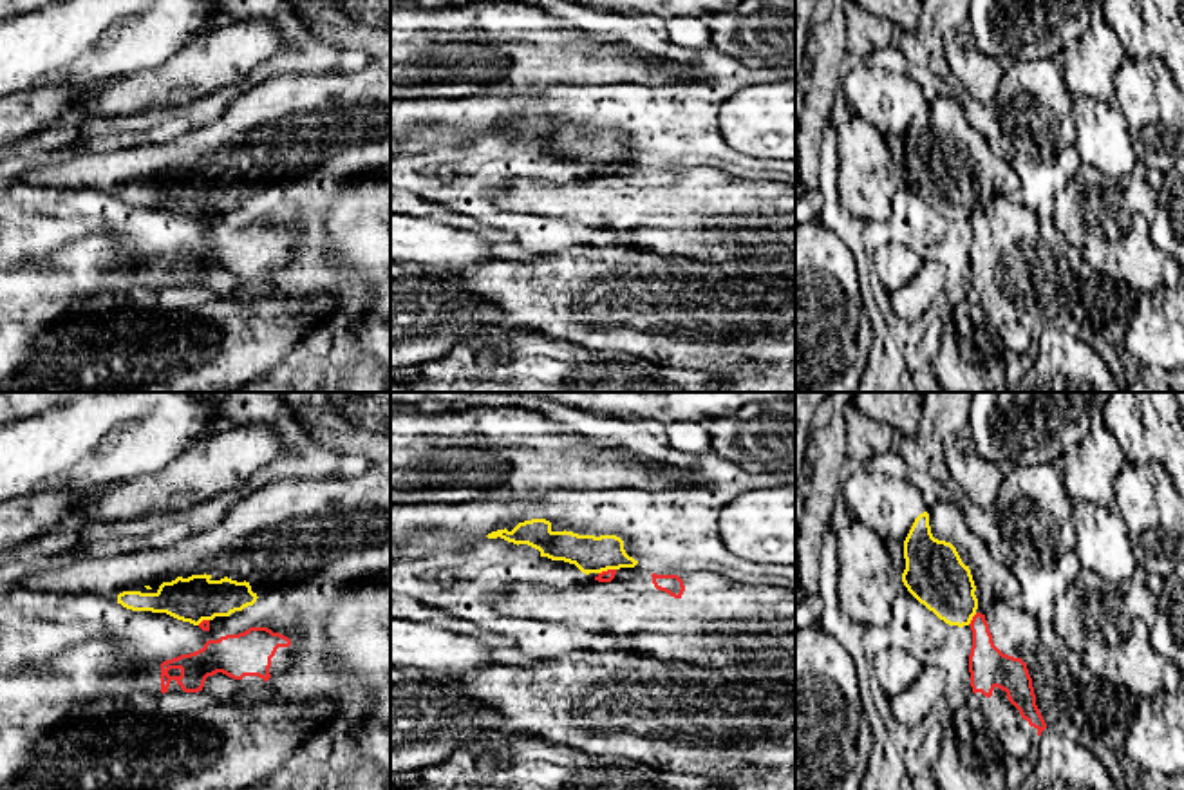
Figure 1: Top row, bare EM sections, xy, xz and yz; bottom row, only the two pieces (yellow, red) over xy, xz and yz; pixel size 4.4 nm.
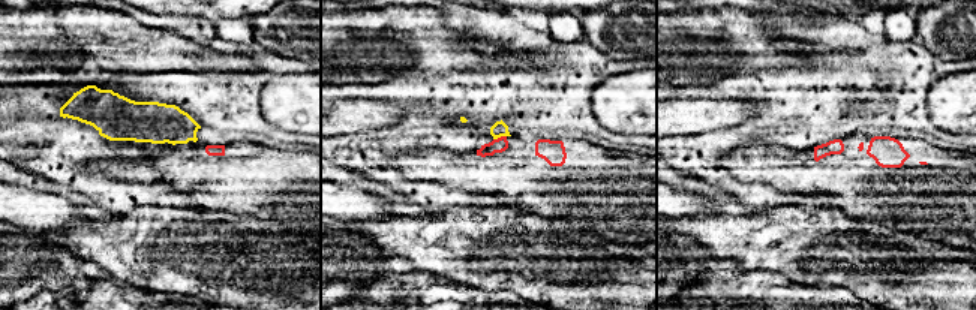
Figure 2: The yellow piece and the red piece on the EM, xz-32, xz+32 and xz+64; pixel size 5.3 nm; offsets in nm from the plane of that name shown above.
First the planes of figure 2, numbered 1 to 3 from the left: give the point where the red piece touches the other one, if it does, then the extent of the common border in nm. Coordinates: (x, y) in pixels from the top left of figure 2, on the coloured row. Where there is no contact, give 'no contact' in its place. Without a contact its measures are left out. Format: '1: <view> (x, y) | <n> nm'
1: no contact
2: xz+32 (499, 137) | 80 nm
3: no contact

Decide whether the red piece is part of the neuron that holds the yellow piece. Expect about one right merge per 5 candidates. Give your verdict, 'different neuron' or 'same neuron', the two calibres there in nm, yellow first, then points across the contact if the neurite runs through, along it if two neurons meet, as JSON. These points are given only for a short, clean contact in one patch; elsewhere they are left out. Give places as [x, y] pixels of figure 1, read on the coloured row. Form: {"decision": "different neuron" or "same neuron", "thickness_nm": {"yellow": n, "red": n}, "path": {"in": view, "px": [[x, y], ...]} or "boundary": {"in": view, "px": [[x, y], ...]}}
{"decision": "different neuron", "thickness_nm": {"yellow": 170, "red": 50}, "boundary": {"in": "xz", "px": [[615, 568], [599, 573]]}}

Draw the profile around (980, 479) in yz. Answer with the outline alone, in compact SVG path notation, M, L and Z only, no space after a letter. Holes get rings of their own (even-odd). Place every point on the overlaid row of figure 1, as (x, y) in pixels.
M967 432L949 436L942 445L942 452L962 492L976 506L992 512L1005 475L1000 466L978 454Z

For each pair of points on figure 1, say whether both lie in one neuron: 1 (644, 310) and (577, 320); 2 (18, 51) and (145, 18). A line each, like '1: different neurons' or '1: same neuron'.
1: same neuron
2: same neuron

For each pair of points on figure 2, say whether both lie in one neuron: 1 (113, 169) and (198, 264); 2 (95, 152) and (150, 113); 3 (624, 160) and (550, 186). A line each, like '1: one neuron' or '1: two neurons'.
1: two neurons
2: one neuron
3: one neuron

